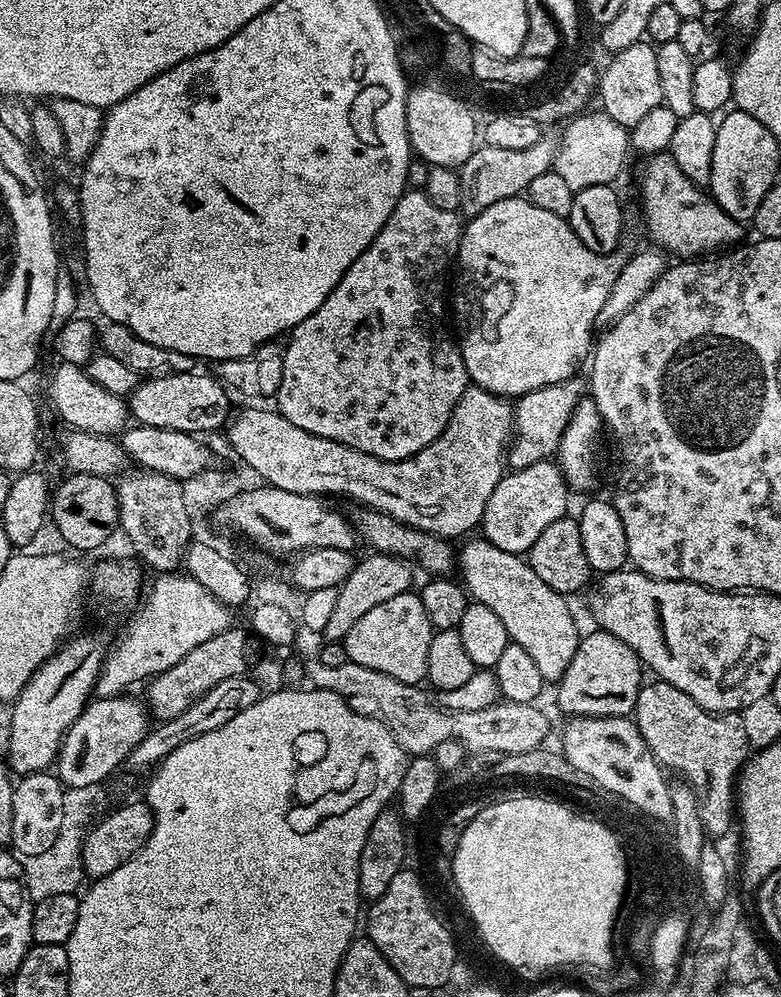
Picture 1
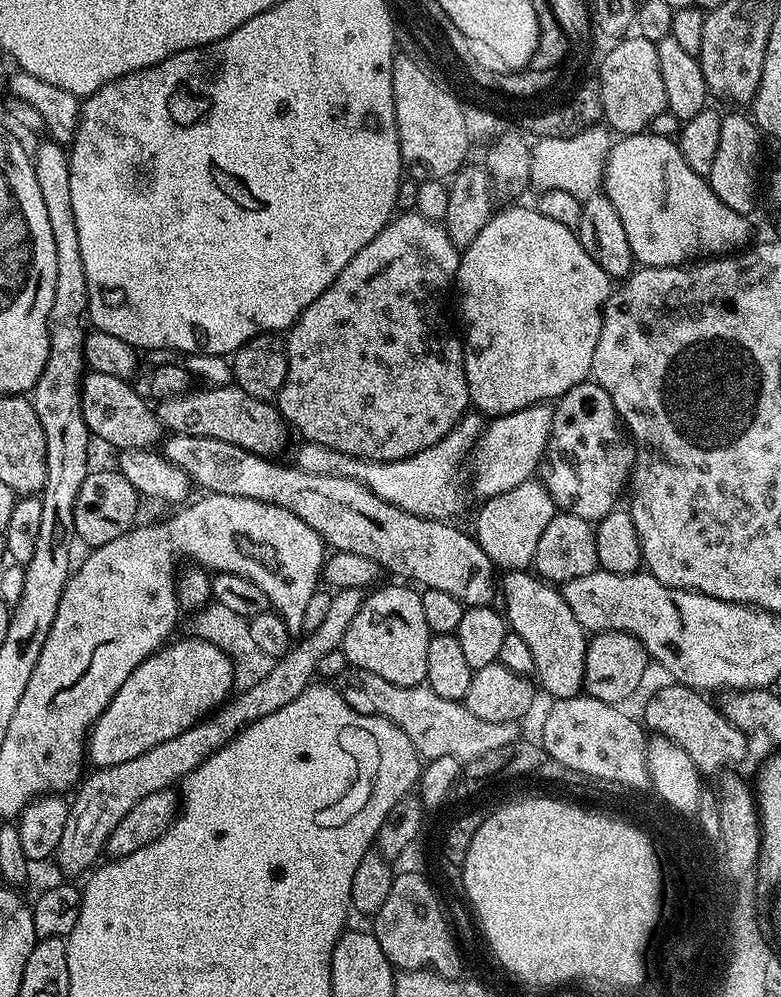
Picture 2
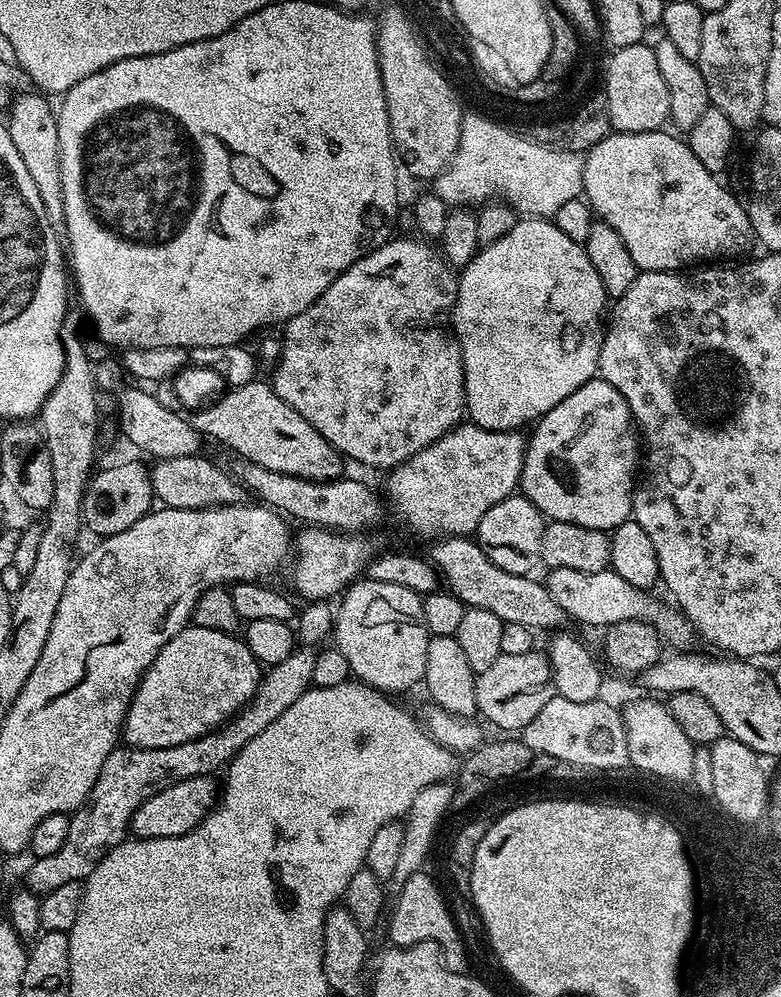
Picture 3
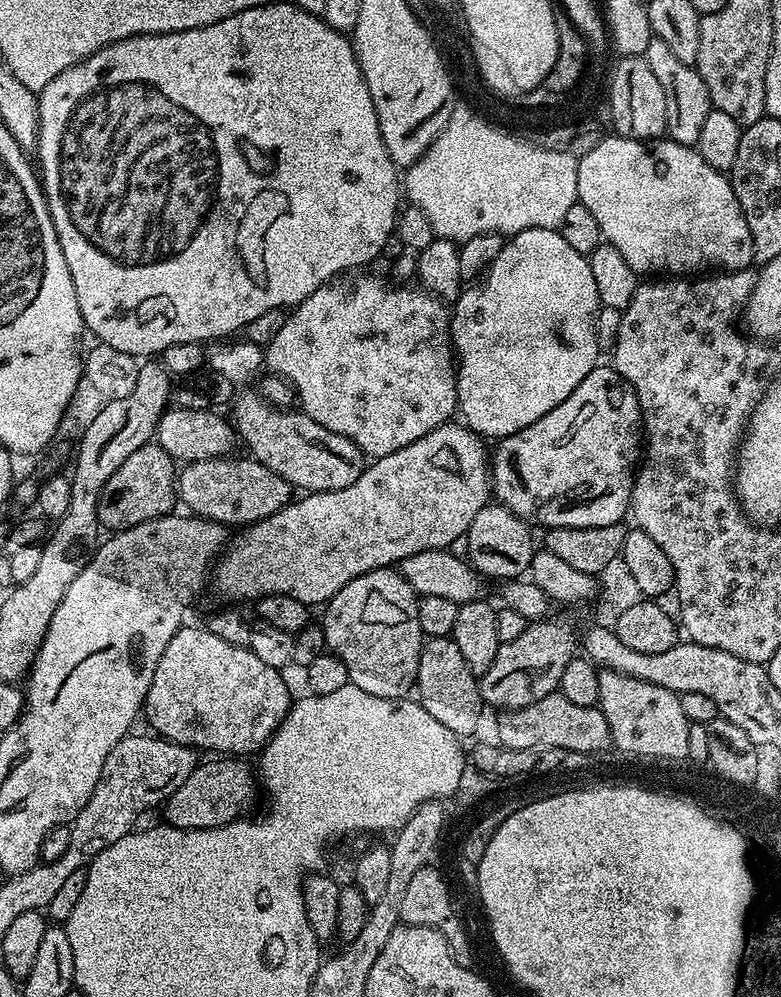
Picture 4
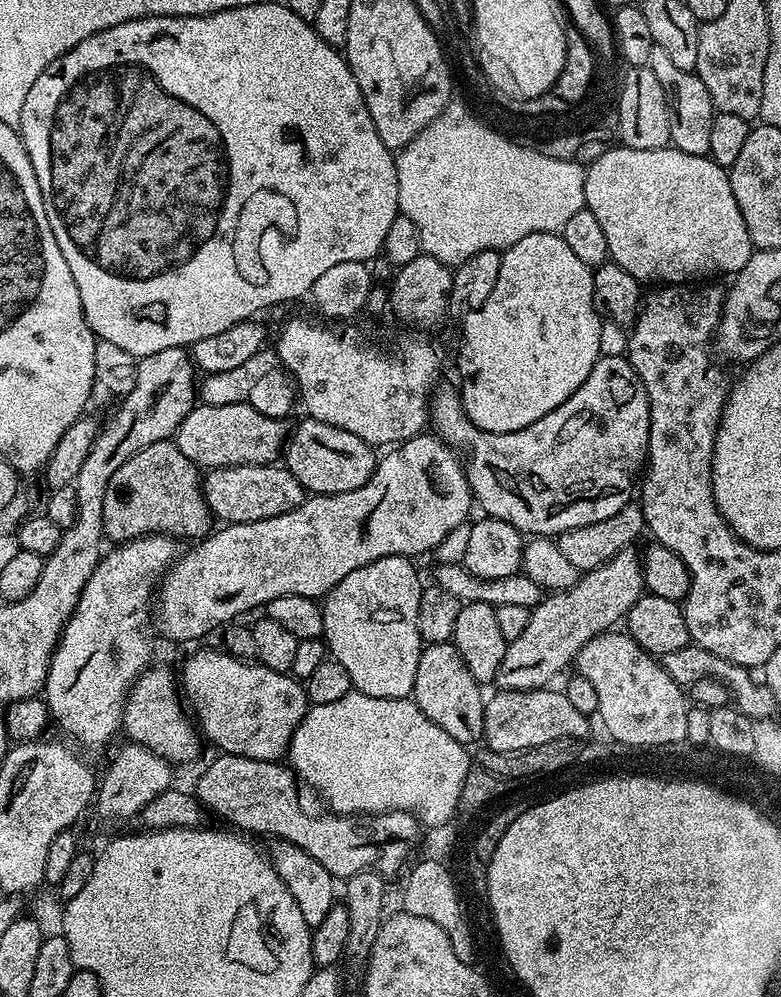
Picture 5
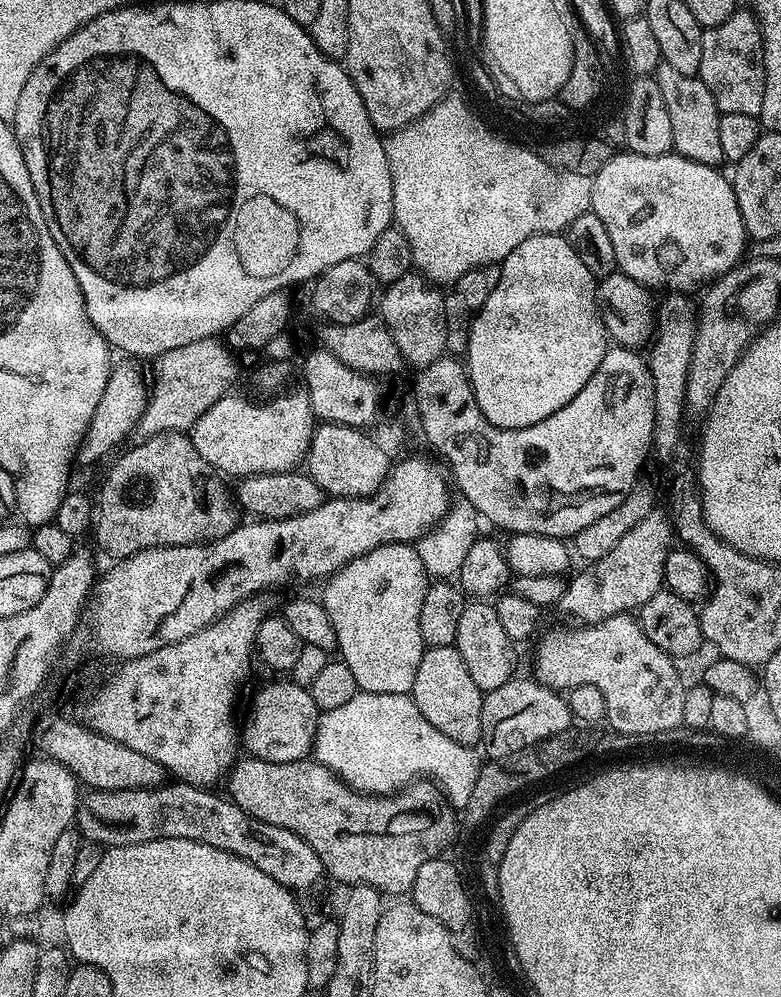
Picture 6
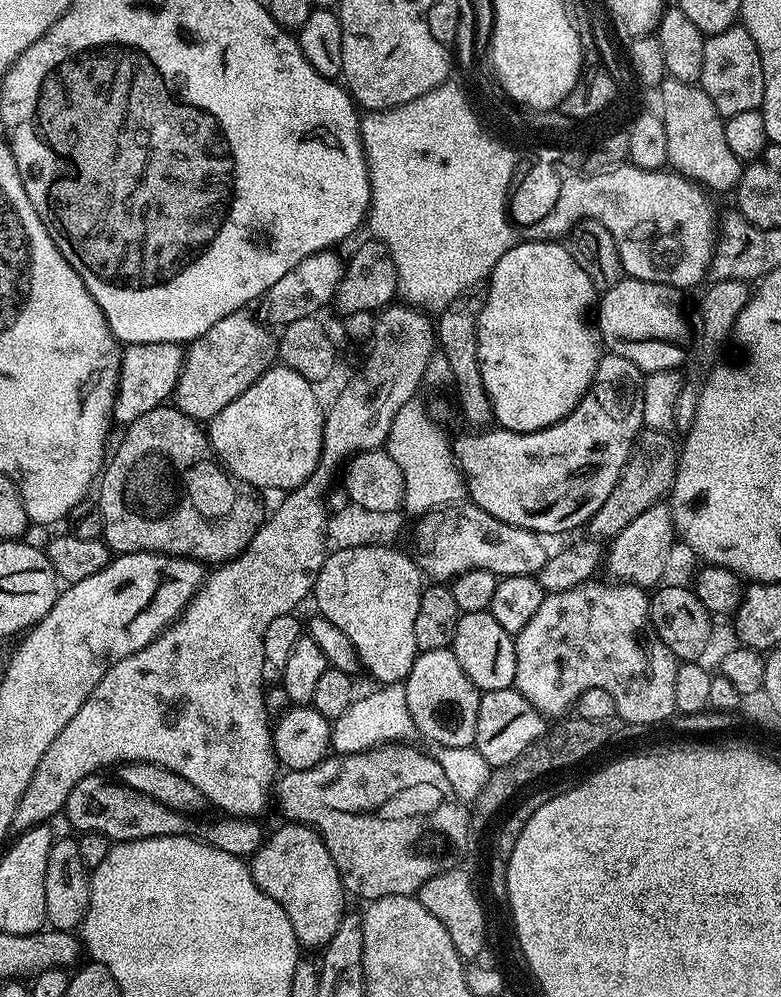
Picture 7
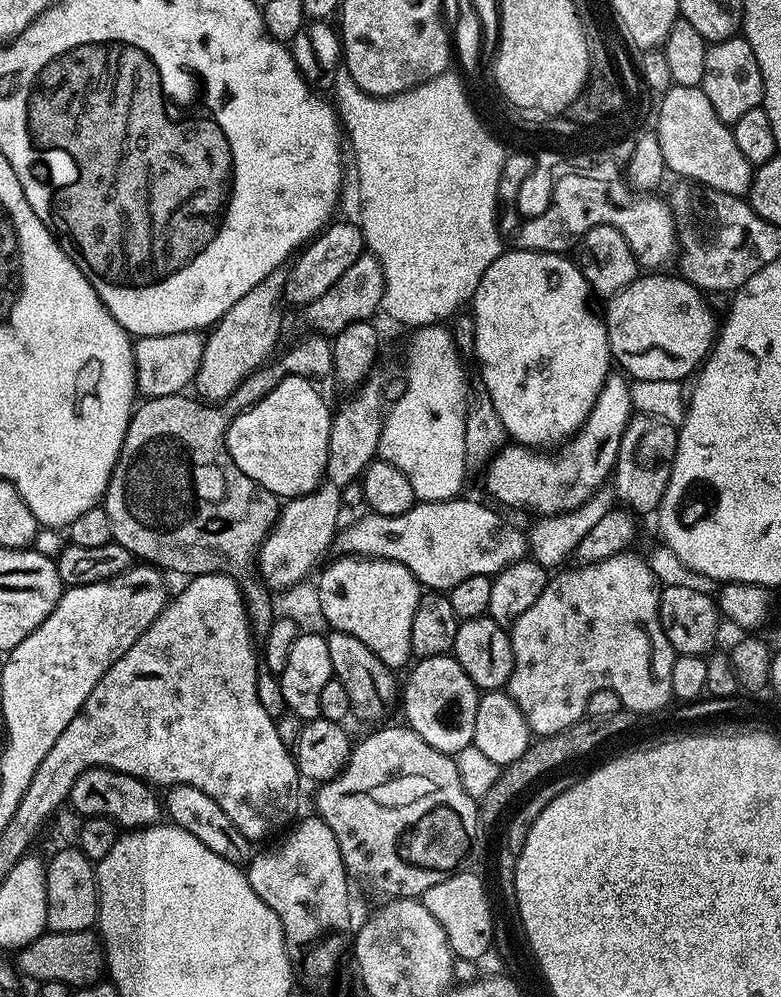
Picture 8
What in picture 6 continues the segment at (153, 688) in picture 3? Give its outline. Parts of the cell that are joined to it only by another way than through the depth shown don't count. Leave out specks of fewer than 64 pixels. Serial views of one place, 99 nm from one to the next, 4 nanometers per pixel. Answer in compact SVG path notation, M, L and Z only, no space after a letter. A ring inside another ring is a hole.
M268 684L252 700L252 709L248 712L248 721L242 724L242 744L248 747L249 757L266 762L298 762L313 755L316 742L316 727L321 718L320 709L314 706L307 687L303 684Z

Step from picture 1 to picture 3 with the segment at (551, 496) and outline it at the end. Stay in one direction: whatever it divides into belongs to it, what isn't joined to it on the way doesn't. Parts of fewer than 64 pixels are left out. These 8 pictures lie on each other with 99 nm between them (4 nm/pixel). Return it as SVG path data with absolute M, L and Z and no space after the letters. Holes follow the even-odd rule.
M513 494L482 514L482 522L476 527L474 539L494 566L502 566L502 570L510 574L527 576L533 571L532 567L540 564L545 523L545 516L538 506L534 506L534 502L527 500L523 494Z

